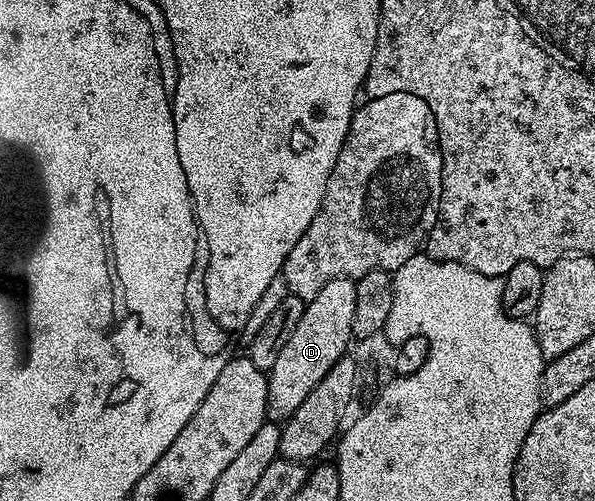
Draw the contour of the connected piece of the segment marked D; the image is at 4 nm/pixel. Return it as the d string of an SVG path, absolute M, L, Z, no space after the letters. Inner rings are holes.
M336 278L331 284L319 288L319 296L305 303L303 316L283 352L279 352L275 364L267 371L269 387L267 388L267 408L265 416L268 421L283 424L307 400L307 395L315 389L315 384L335 368L340 358L346 357L345 350L353 338L353 317L355 316L356 281L351 278Z

